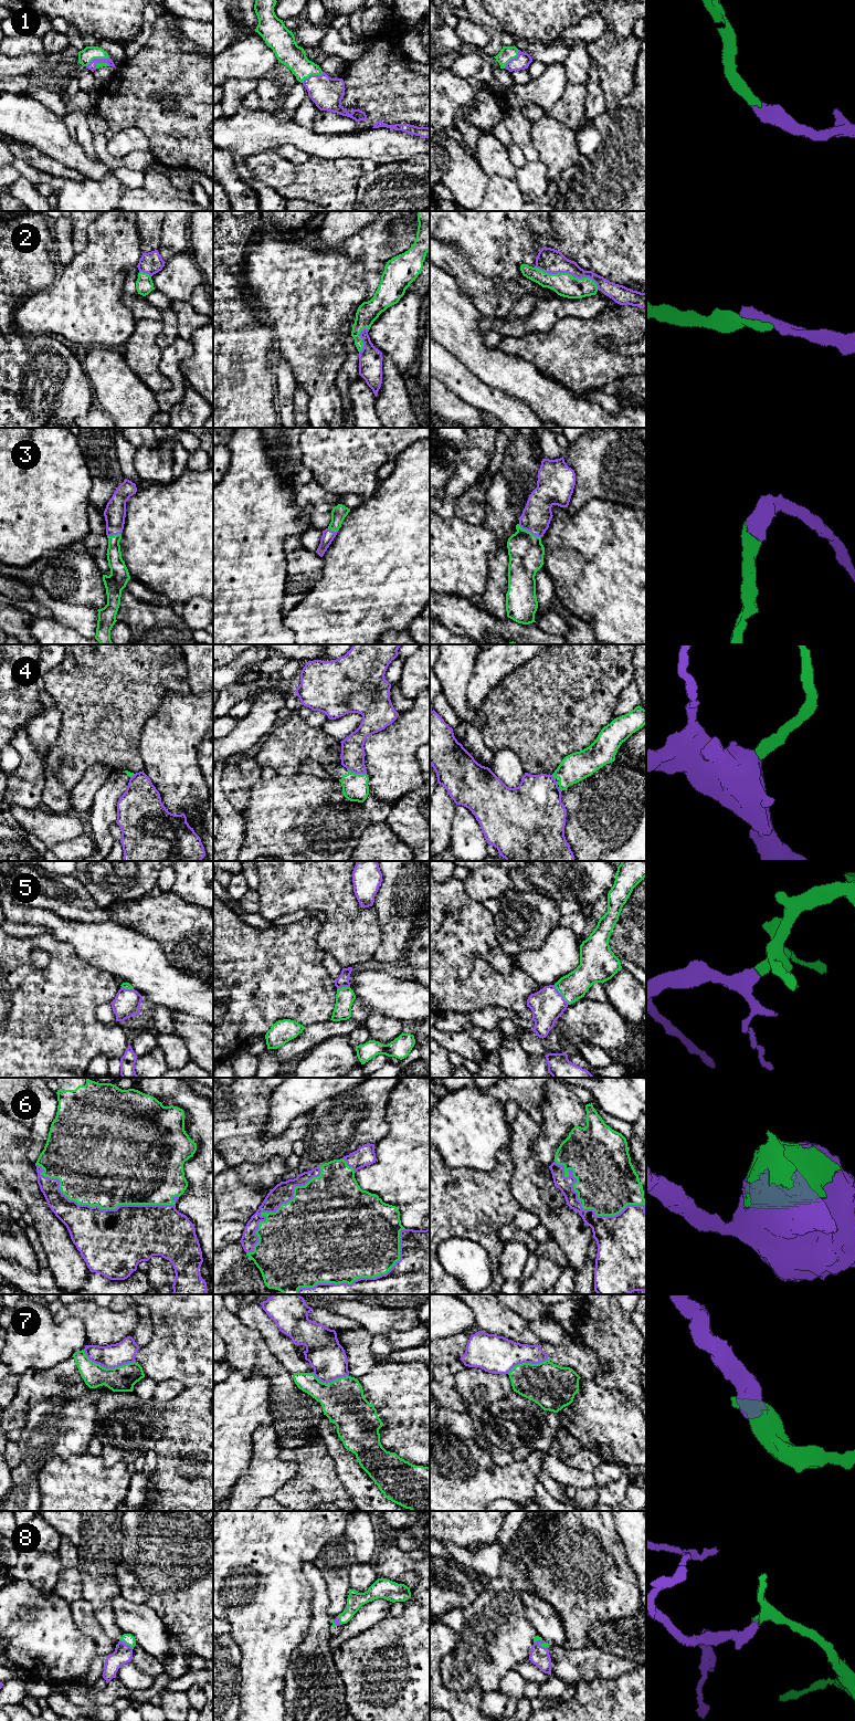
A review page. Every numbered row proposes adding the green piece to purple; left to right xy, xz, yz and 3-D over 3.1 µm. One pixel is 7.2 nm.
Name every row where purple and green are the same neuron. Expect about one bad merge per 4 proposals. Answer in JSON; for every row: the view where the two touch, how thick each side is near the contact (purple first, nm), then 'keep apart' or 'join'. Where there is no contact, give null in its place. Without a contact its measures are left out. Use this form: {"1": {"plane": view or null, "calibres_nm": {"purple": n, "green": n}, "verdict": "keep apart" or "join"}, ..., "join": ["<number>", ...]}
{"1": {"plane": "xy", "calibres_nm": {"purple": 60, "green": 110}, "verdict": "join"}, "2": {"plane": "yz", "calibres_nm": {"purple": 180, "green": 170}, "verdict": "join"}, "3": {"plane": "yz", "calibres_nm": {"purple": 220, "green": 260}, "verdict": "join"}, "4": {"plane": "xz", "calibres_nm": {"purple": 180, "green": 190}, "verdict": "join"}, "5": {"plane": "yz", "calibres_nm": {"purple": 240, "green": 200}, "verdict": "join"}, "6": {"plane": "xy", "calibres_nm": {"purple": 440, "green": 500}, "verdict": "join"}, "7": {"plane": "xy", "calibres_nm": {"purple": 170, "green": 190}, "verdict": "keep apart"}, "8": {"plane": "xy", "calibres_nm": {"purple": 140, "green": 80}, "verdict": "join"}, "join": ["1", "2", "3", "4", "5", "6", "8"]}

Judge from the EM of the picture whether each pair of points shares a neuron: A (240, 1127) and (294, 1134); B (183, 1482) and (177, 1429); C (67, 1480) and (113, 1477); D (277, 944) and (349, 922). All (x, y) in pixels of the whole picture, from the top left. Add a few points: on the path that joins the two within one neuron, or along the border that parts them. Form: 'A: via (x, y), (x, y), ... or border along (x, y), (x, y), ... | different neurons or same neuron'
A: via (253, 1141), (264, 1144), (281, 1144) | same neuron
B: via (178, 1469), (178, 1460), (176, 1458), (177, 1443) | same neuron
C: via (78, 1482), (102, 1482) | same neuron
D: border along (322, 924), (317, 936), (317, 945), (326, 953) | different neurons

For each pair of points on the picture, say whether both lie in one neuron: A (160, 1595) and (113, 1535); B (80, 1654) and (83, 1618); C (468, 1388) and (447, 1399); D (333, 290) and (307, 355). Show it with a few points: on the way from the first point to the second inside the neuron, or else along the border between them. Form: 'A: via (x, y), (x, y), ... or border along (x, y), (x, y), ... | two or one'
A: border along (122, 1522), (122, 1561), (115, 1572) | two
B: border along (70, 1608), (74, 1623), (94, 1640), (97, 1653) | two
C: border along (454, 1378), (454, 1385), (468, 1412) | two
D: via (316, 306), (312, 311), (312, 338) | one

